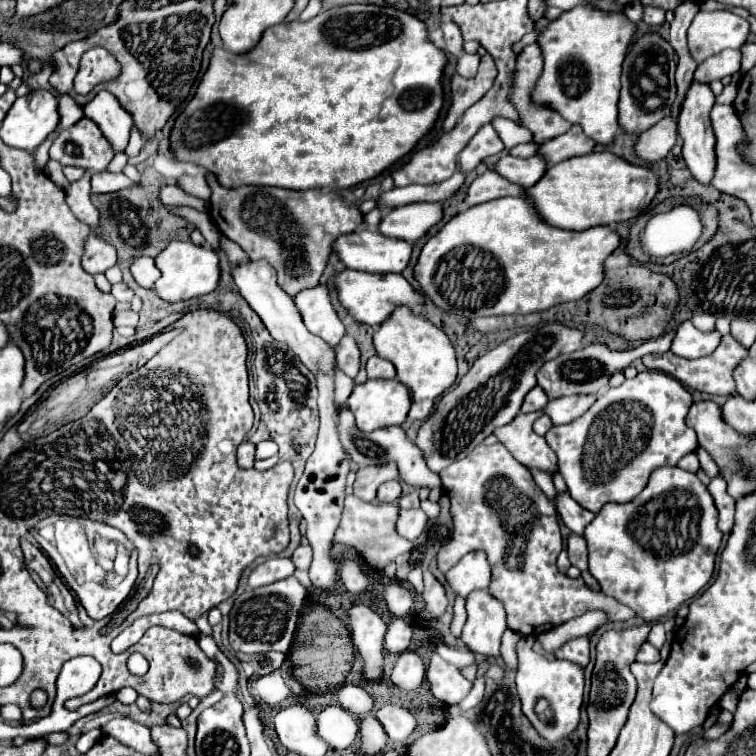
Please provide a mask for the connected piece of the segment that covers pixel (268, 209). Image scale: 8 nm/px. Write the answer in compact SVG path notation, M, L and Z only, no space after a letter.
M208 175L208 185L212 189L210 219L222 235L238 243L252 261L266 259L278 273L278 285L290 297L320 283L332 253L332 243L340 235L356 231L362 223L362 213L356 203L346 197L342 199L336 191L288 191L278 187L224 189L214 175Z

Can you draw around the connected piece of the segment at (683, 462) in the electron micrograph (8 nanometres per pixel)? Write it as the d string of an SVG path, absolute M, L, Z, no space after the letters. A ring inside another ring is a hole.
M688 453L686 457L682 457L682 459L678 461L678 467L680 467L680 469L686 469L686 471L692 471L692 473L696 473L696 471L700 469L700 463L698 463L698 457L696 457L696 453Z

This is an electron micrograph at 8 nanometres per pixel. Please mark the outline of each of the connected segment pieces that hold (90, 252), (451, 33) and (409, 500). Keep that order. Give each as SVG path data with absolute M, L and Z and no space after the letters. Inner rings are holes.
M92 231L90 237L86 239L84 257L82 257L84 271L96 275L96 273L104 273L114 265L116 265L116 249L110 243L106 243L102 237L98 237L96 231Z
M442 21L442 33L444 33L444 41L446 41L446 51L452 55L460 55L462 53L460 29L456 29L452 21Z
M412 489L408 493L402 493L402 497L398 499L398 505L402 509L418 509L420 507L420 499L418 499L418 491Z

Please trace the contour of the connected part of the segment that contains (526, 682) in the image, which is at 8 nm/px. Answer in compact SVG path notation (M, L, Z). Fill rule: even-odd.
M522 637L516 643L516 655L518 655L516 687L522 699L524 715L532 721L538 733L548 741L568 737L580 721L580 705L582 705L582 693L584 693L584 669L572 661L552 659L552 657L534 653L532 639L528 637ZM542 699L546 703L546 709L536 711L536 705Z

